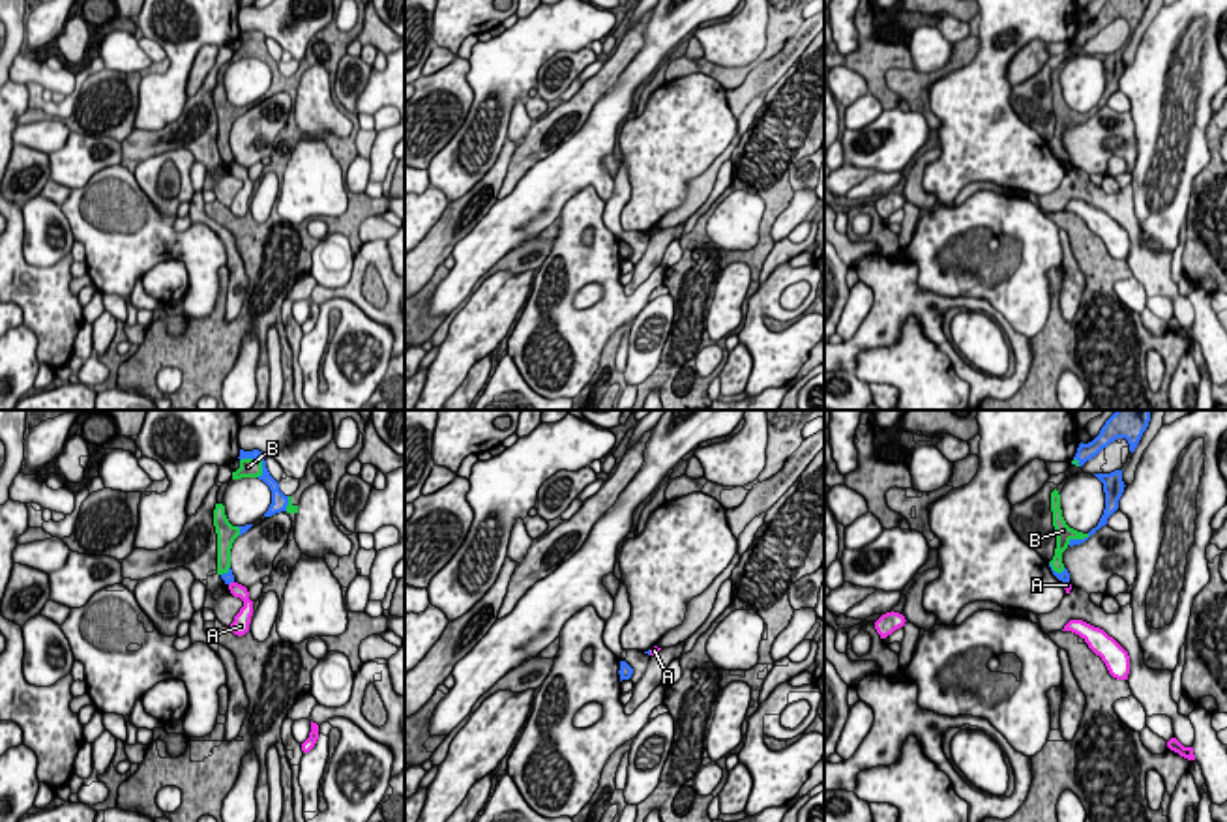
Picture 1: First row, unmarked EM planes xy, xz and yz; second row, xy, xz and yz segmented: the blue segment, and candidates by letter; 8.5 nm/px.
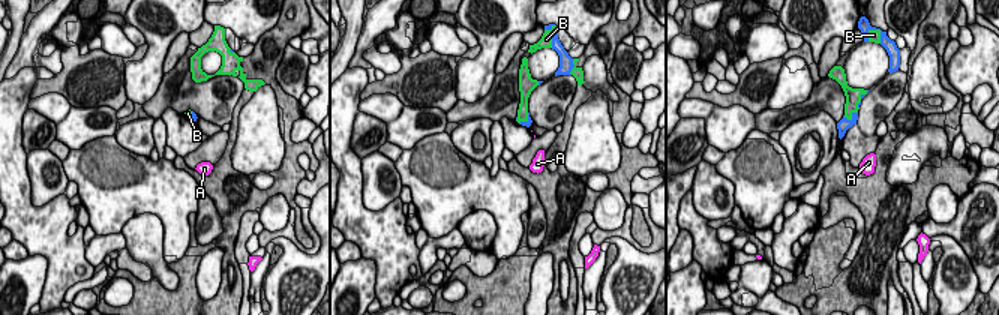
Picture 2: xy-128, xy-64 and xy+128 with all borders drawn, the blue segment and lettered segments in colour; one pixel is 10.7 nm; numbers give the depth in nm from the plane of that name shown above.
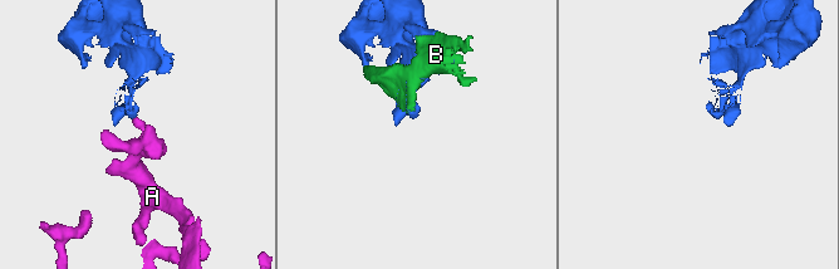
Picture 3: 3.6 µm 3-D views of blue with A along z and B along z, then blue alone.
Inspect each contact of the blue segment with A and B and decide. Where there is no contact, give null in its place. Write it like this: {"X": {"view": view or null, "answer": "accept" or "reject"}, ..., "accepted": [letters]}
{"A": {"view": "xy", "answer": "reject"}, "B": {"view": "xy", "answer": "accept"}, "accepted": ["B"]}

